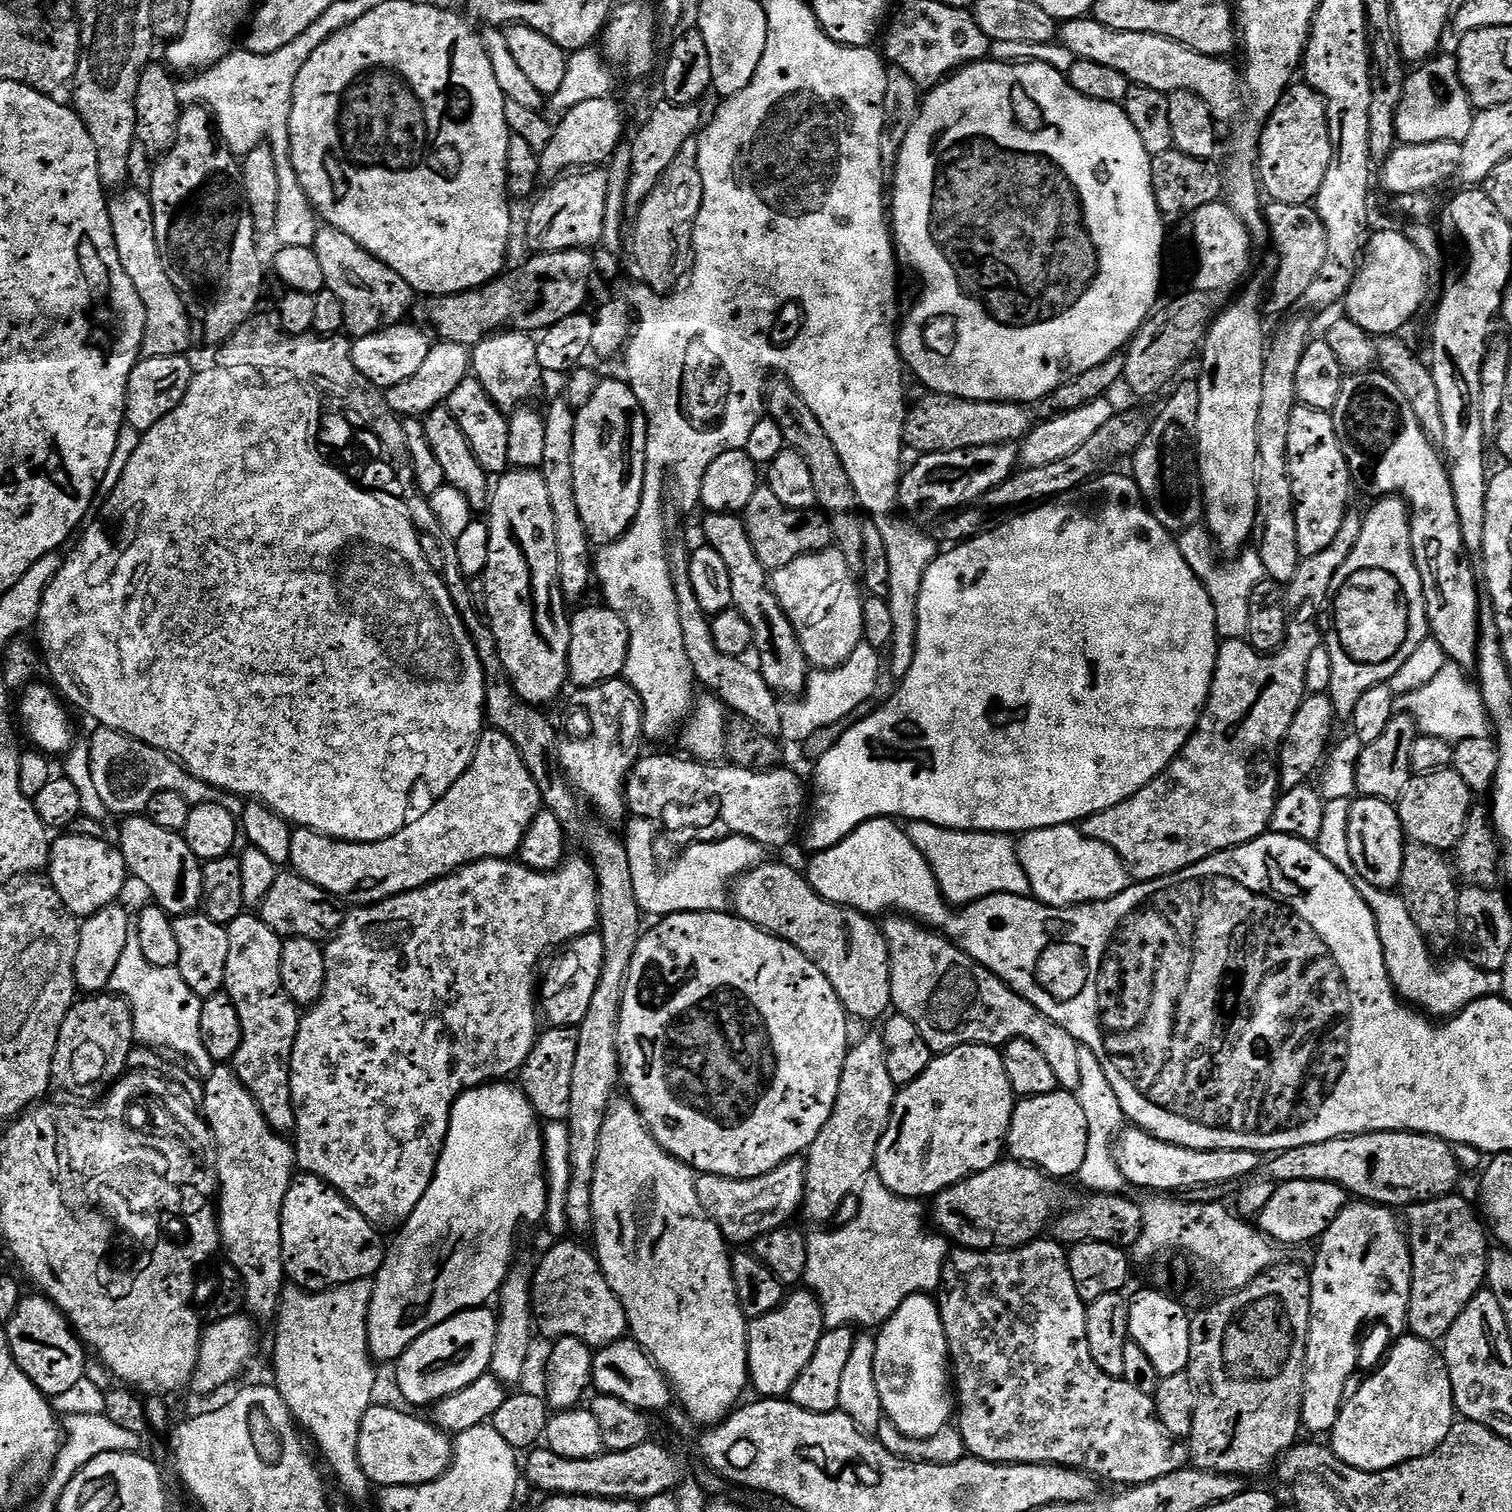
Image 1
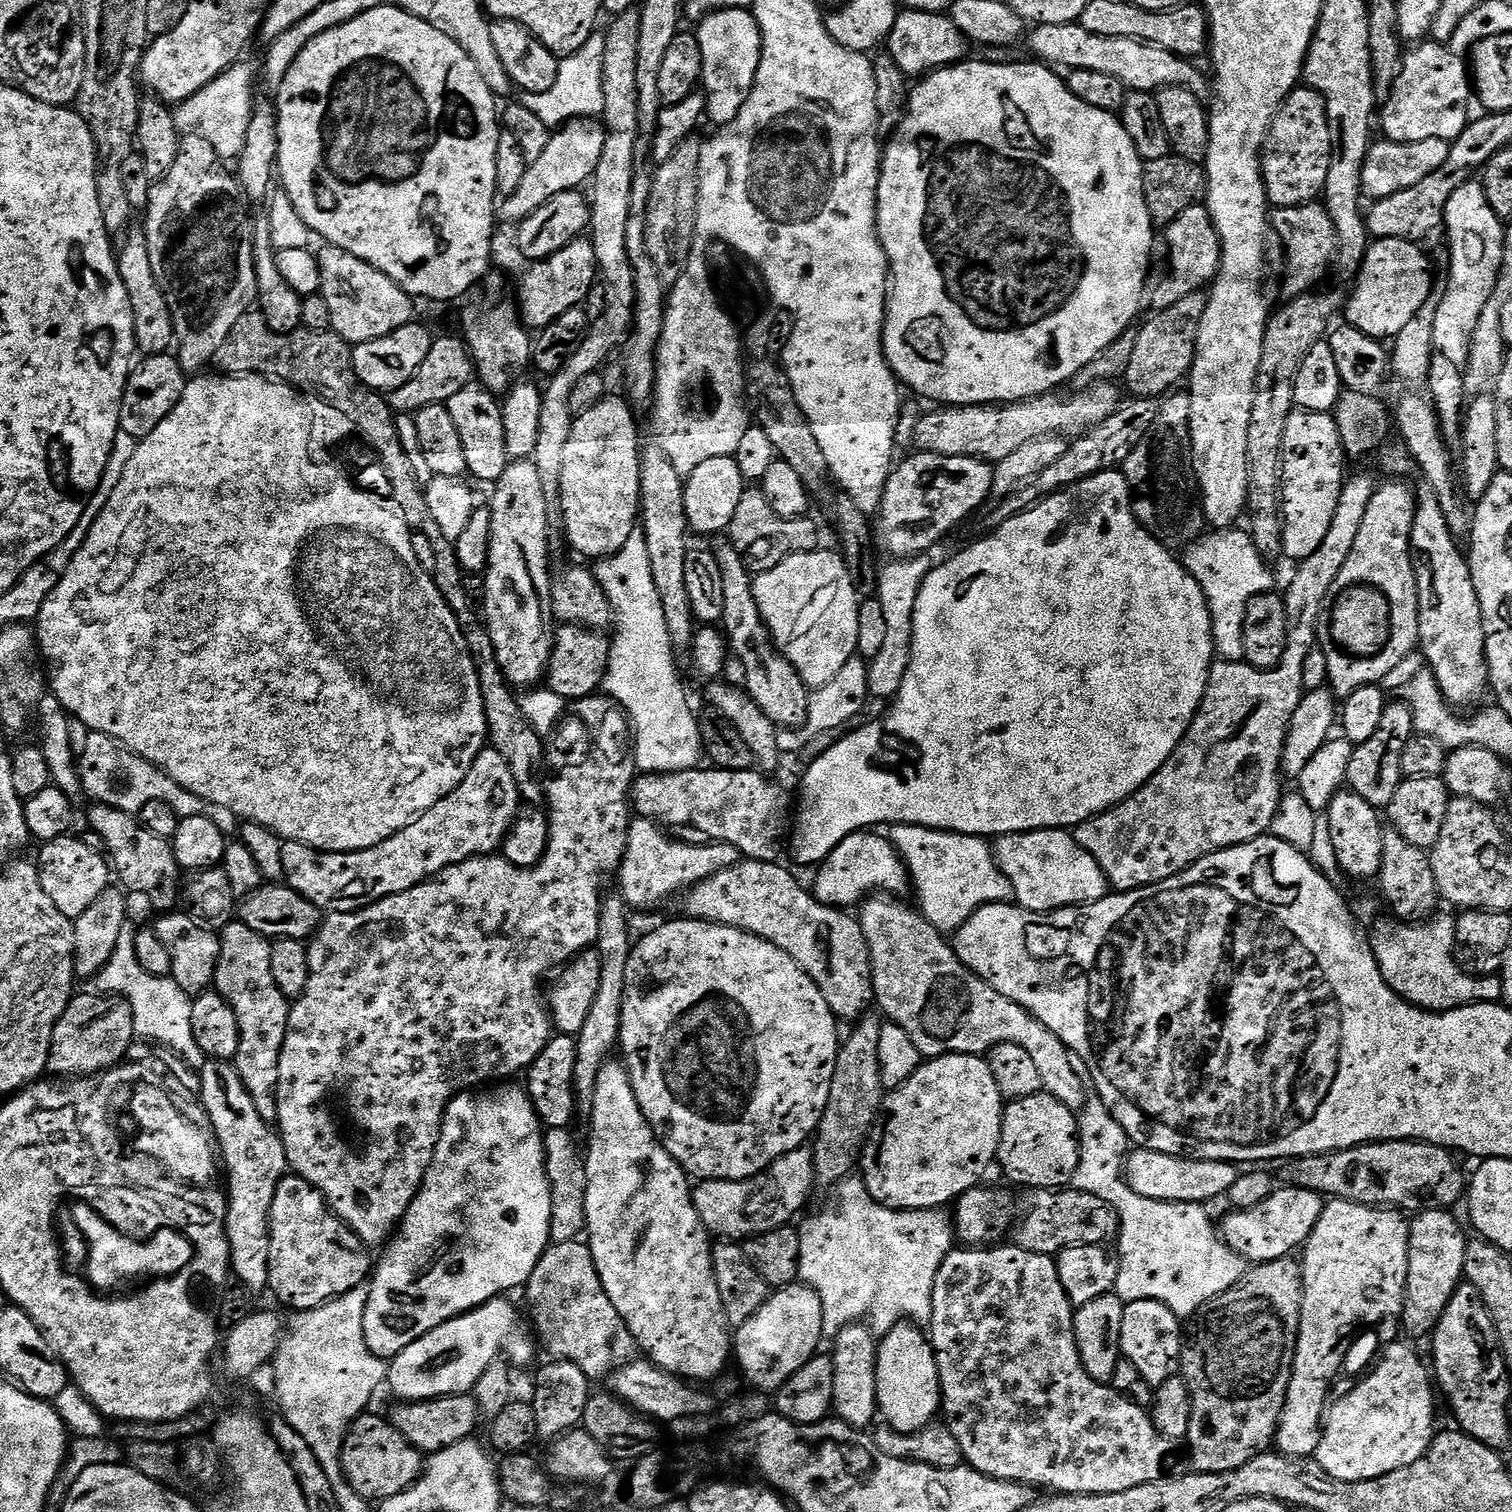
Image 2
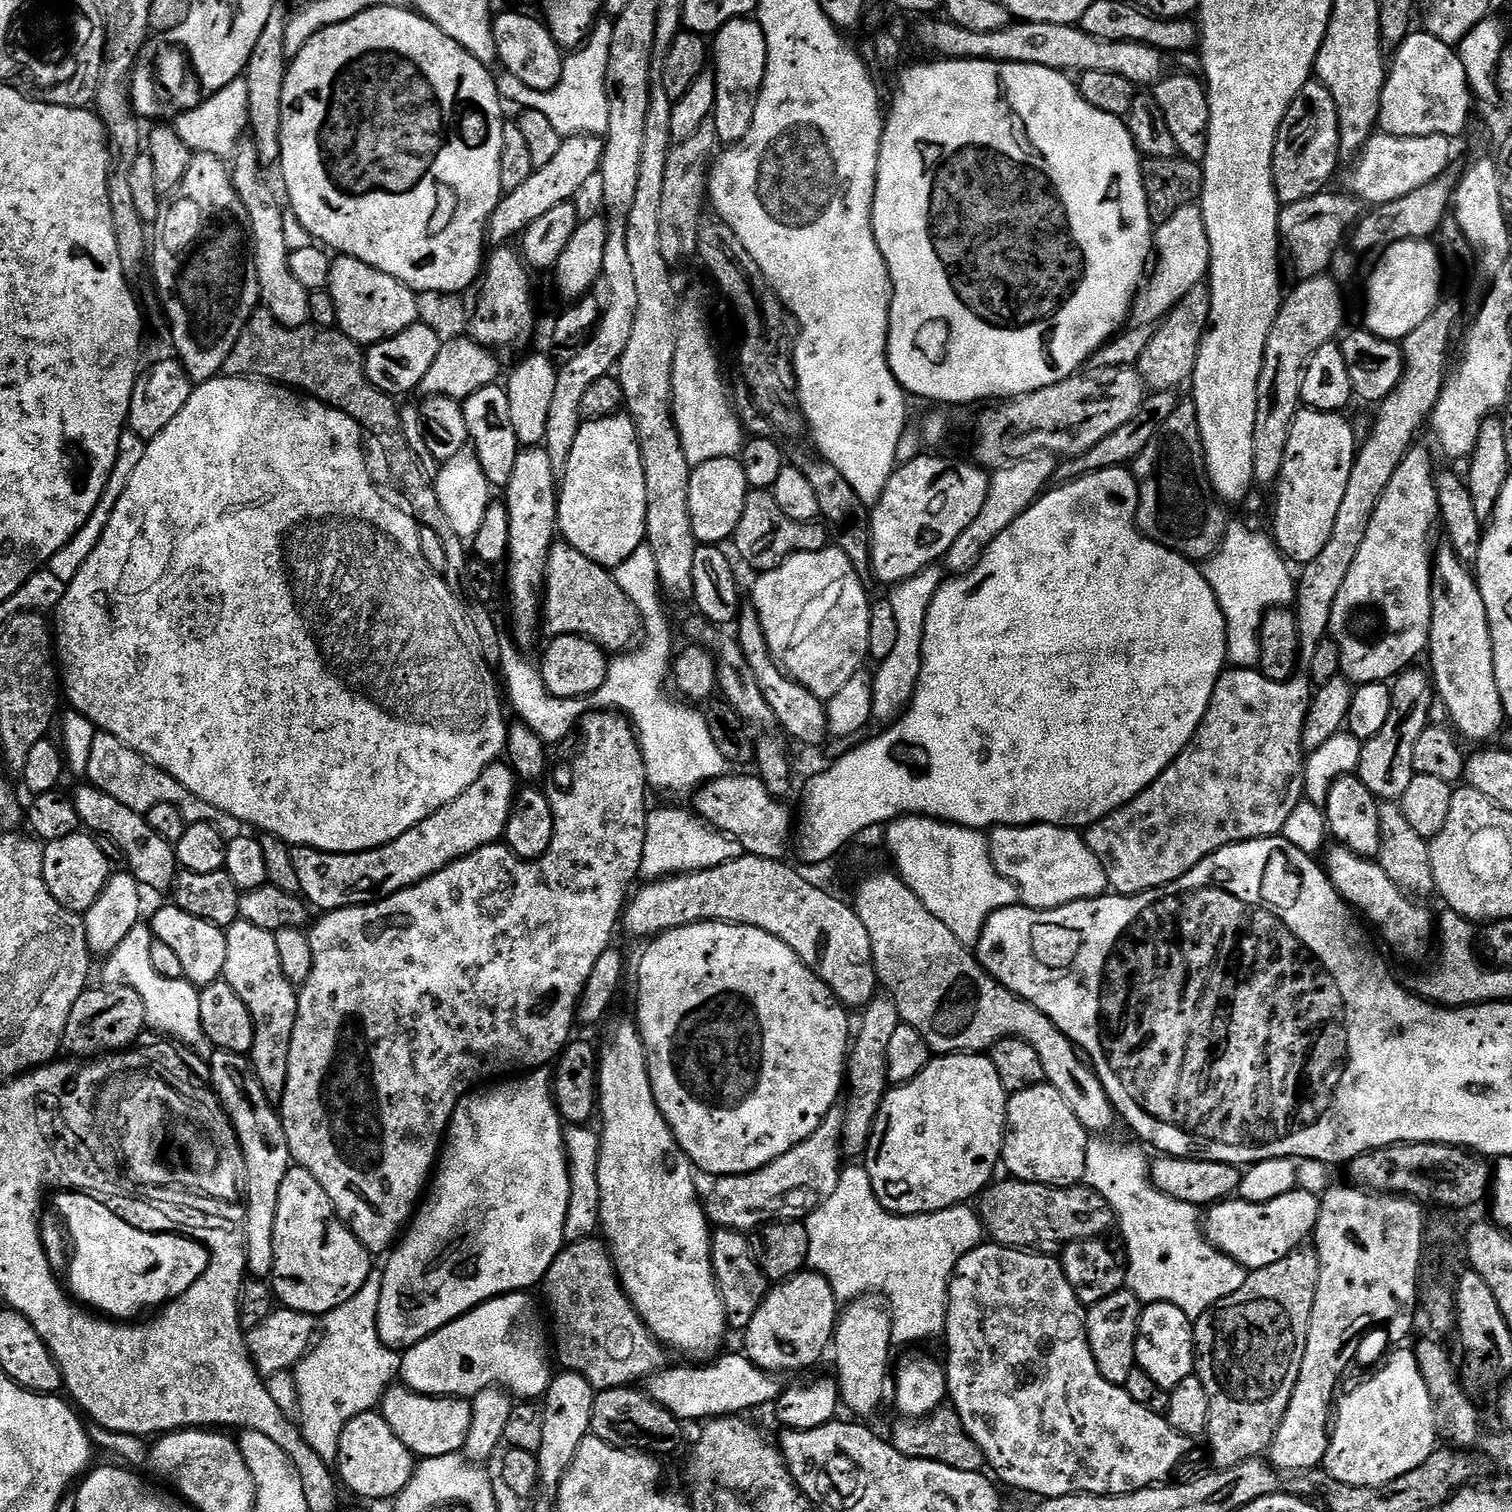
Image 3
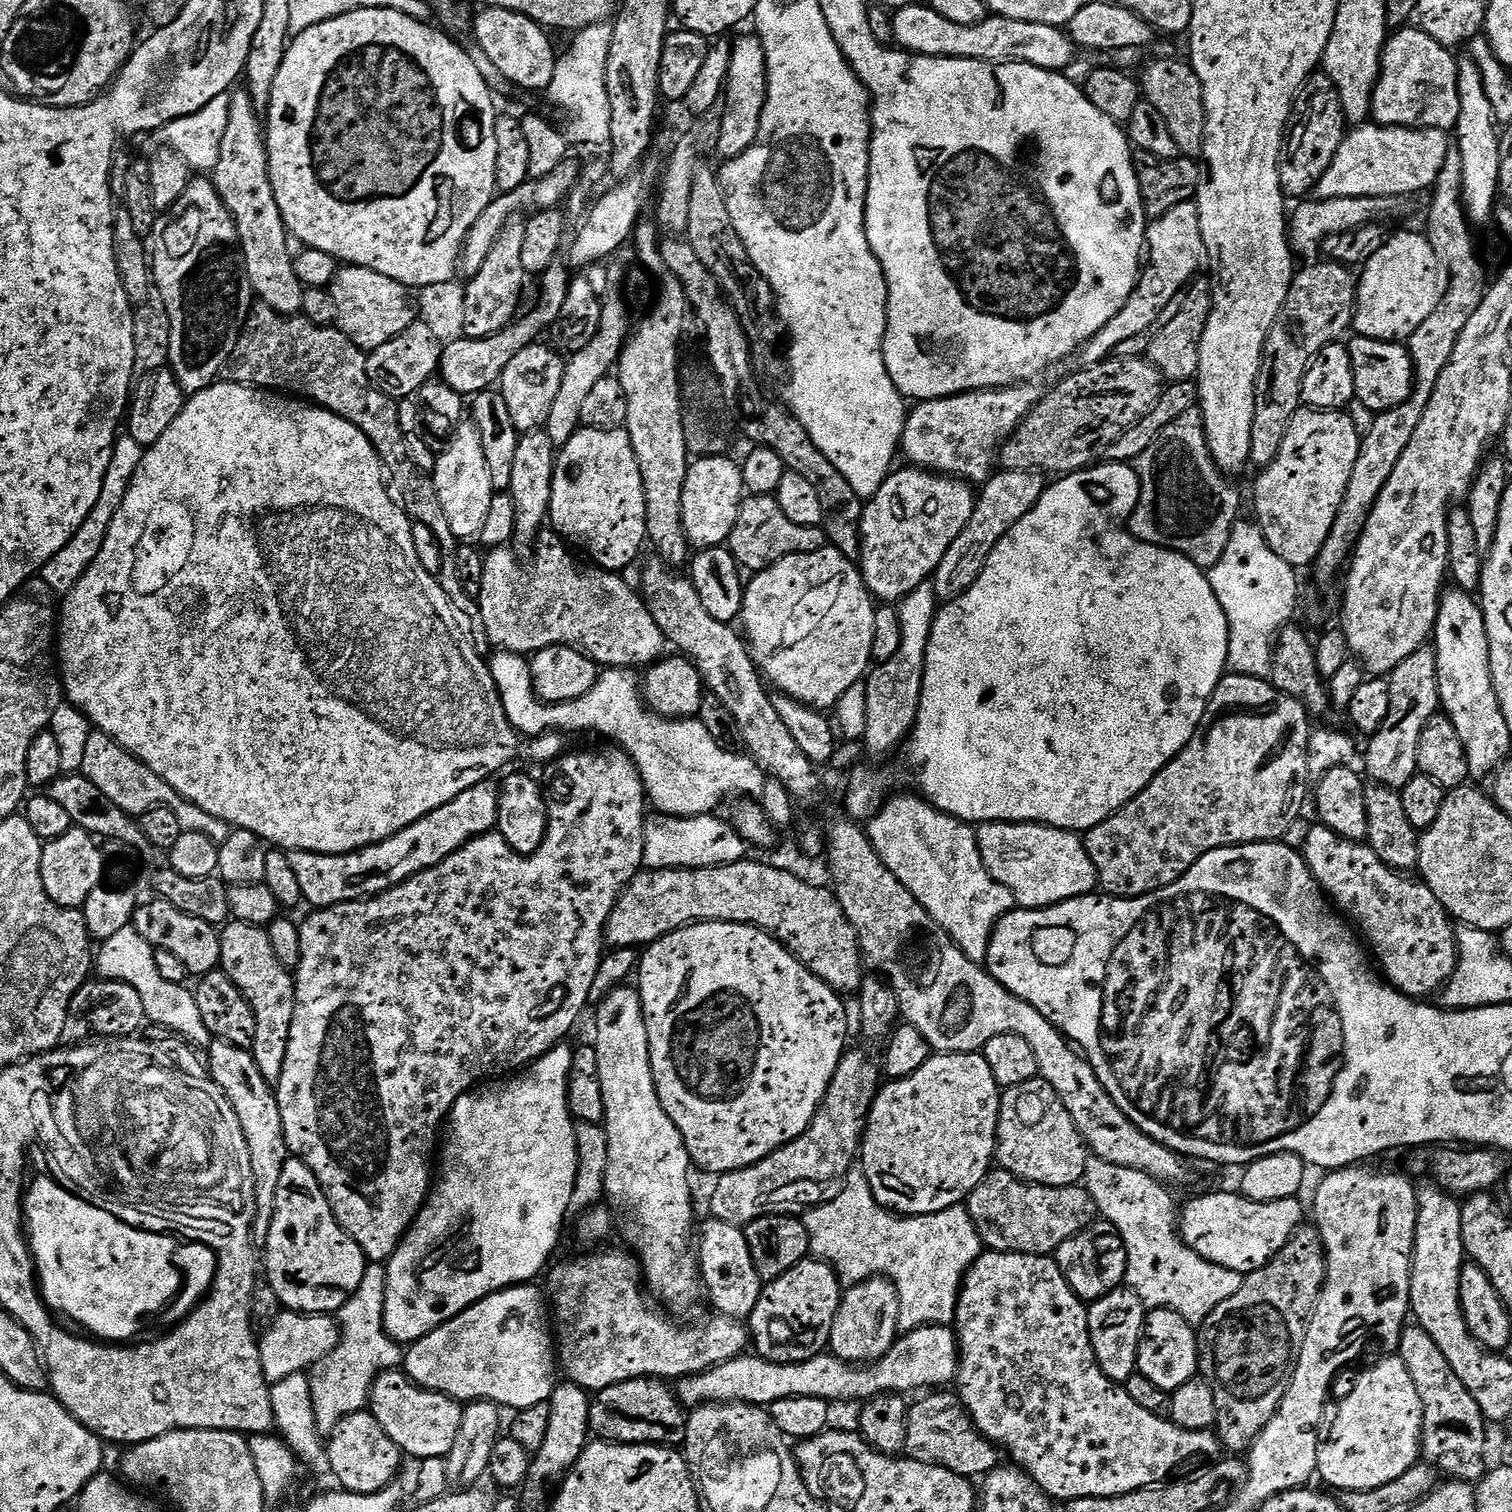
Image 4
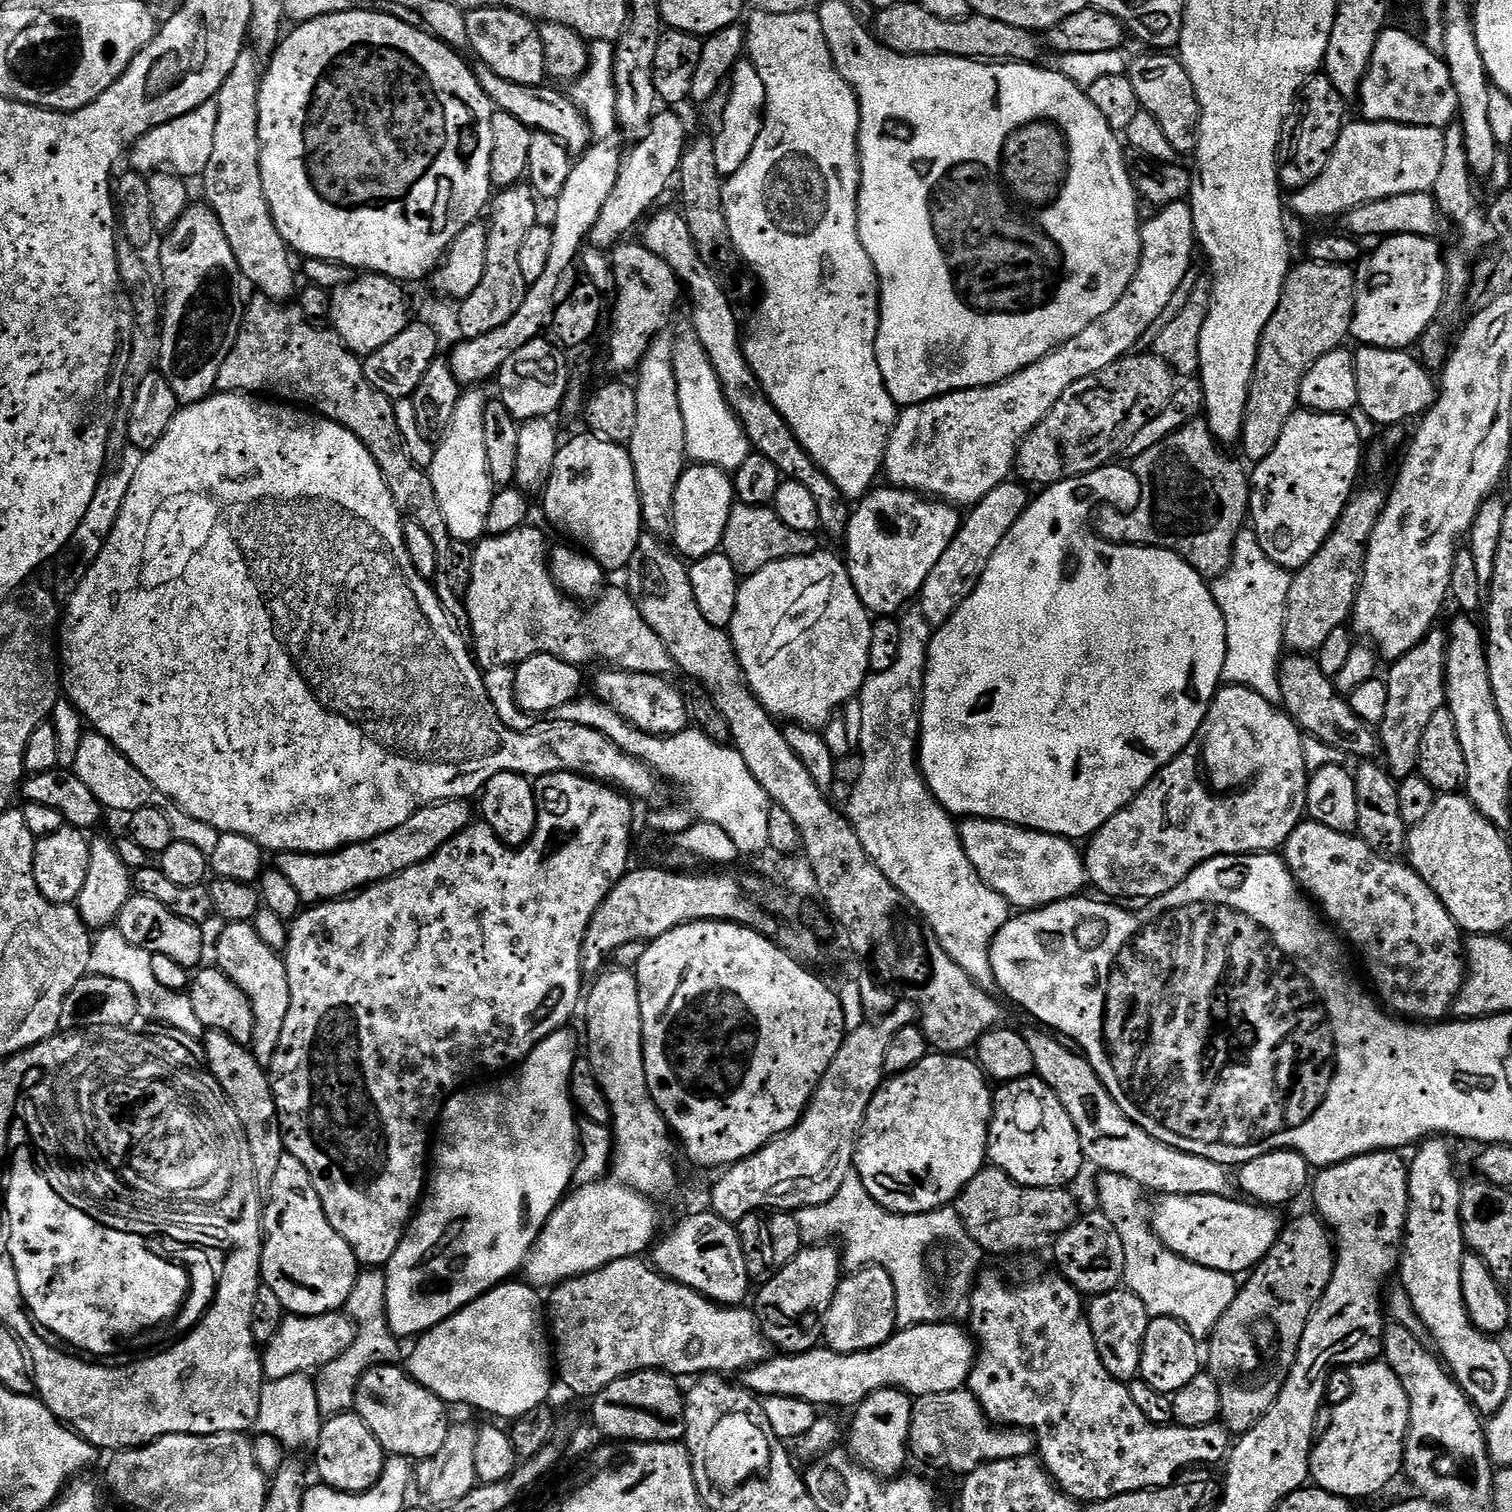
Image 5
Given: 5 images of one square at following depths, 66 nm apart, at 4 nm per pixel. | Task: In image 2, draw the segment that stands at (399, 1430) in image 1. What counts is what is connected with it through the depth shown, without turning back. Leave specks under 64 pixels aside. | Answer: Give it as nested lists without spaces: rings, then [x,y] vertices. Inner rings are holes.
[[[359,1416],[344,1438],[344,1473],[351,1485],[370,1502],[386,1502],[420,1479],[426,1460],[419,1448],[406,1439],[391,1419]]]

